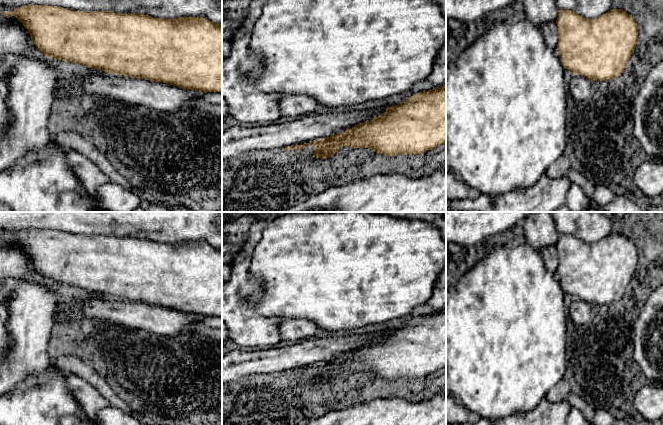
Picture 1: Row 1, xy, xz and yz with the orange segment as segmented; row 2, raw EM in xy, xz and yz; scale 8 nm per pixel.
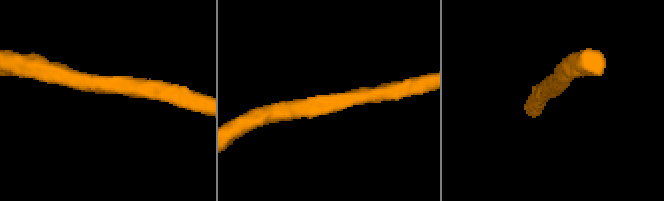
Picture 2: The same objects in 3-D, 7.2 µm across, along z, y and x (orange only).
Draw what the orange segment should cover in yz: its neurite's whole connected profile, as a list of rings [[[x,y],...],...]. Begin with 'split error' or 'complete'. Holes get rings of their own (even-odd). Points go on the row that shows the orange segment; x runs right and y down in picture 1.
complete; [[[611,9],[593,19],[560,10],[556,24],[561,64],[591,81],[619,77],[638,43],[638,25],[622,9]]]

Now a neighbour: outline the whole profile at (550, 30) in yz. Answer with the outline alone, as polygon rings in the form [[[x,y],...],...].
[[[547,22],[540,26],[543,33],[544,41],[546,45],[552,49],[557,49],[558,44],[558,27],[556,22]]]

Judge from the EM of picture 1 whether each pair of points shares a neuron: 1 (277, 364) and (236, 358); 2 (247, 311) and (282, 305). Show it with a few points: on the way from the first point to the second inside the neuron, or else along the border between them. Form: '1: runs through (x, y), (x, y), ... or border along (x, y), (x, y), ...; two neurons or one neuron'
1: runs through (267, 362), (246, 362); one neuron
2: border along (264, 287), (256, 311), (266, 316), (278, 317); two neurons

